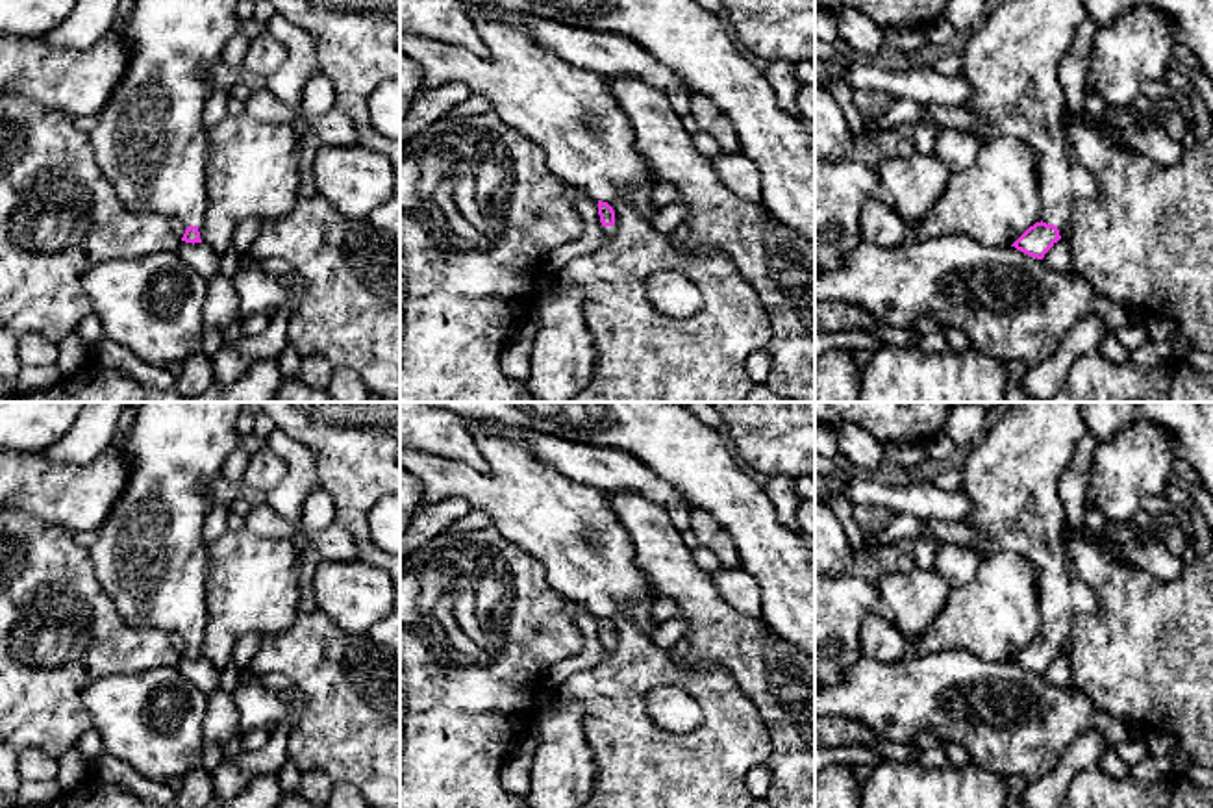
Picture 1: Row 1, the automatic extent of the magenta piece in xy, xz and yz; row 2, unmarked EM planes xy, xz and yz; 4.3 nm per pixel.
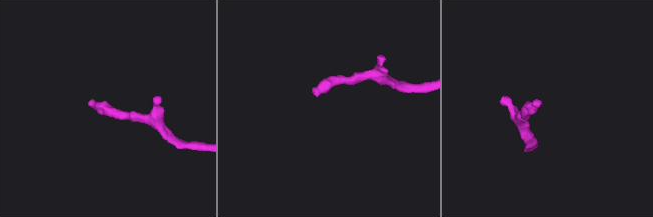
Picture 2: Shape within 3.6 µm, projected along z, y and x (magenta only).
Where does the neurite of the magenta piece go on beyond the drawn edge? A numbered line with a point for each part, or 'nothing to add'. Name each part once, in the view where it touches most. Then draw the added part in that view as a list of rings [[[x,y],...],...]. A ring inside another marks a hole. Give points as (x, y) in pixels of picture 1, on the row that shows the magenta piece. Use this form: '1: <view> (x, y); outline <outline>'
1: yz (1012, 58); outline [[[996,0],[983,20],[963,37],[963,65],[959,74],[969,80],[972,96],[961,106],[976,113],[982,130],[974,135],[983,143],[996,137],[1011,137],[1028,145],[1035,158],[1043,222],[1065,226],[1072,206],[1080,198],[1098,198],[1098,183],[1074,159],[1067,141],[1067,98],[1059,82],[1059,63],[1070,52],[1078,26],[1089,17],[1083,0]]]

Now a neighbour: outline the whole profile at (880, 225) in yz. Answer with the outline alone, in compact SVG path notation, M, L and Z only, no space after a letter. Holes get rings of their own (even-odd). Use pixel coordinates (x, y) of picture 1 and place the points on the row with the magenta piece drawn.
M876 196L865 200L859 211L861 241L893 248L909 237L909 226L896 211Z

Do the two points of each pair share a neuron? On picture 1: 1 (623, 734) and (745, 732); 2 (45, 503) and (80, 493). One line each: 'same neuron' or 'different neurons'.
1: same neuron
2: same neuron

